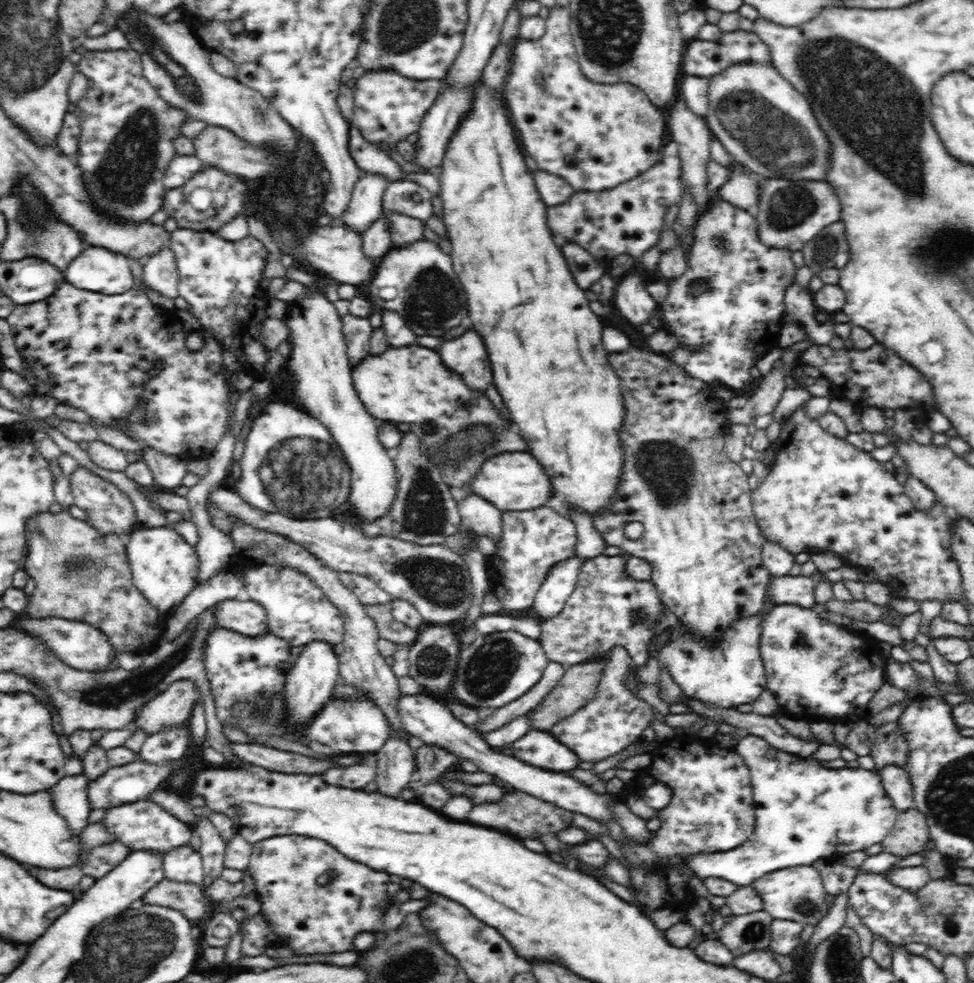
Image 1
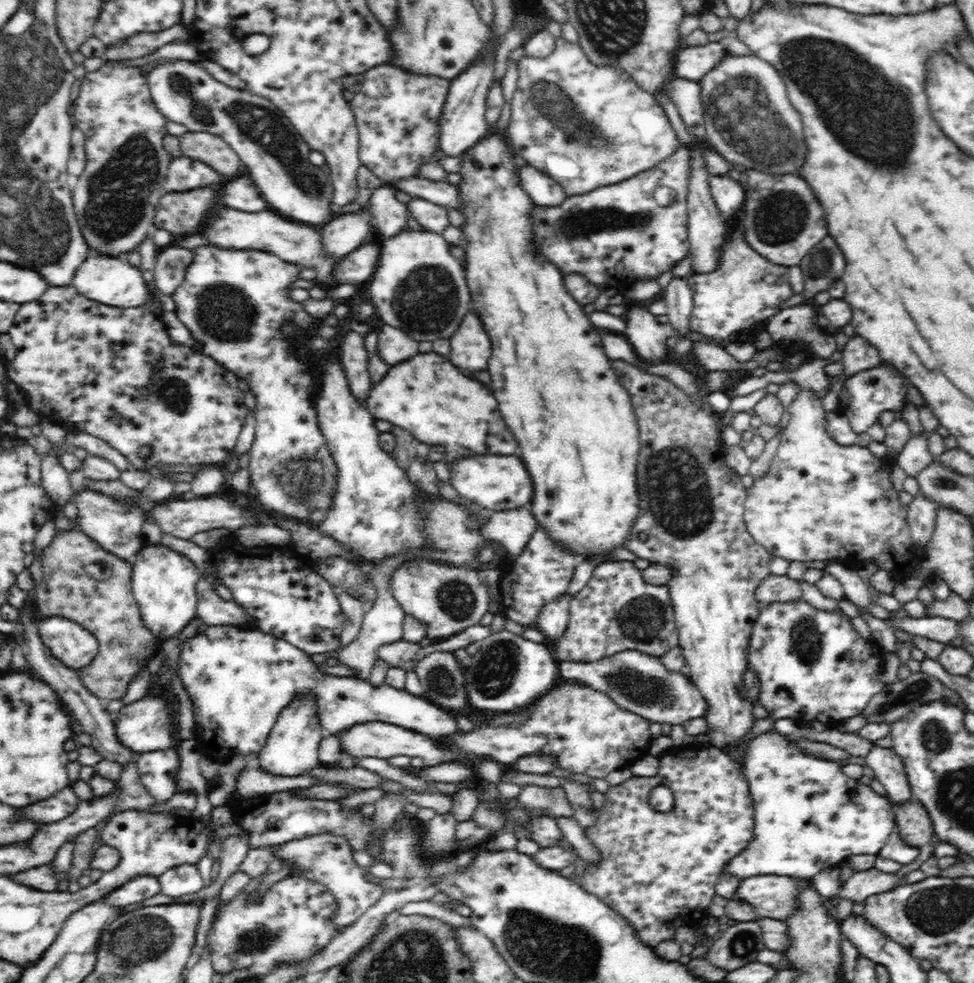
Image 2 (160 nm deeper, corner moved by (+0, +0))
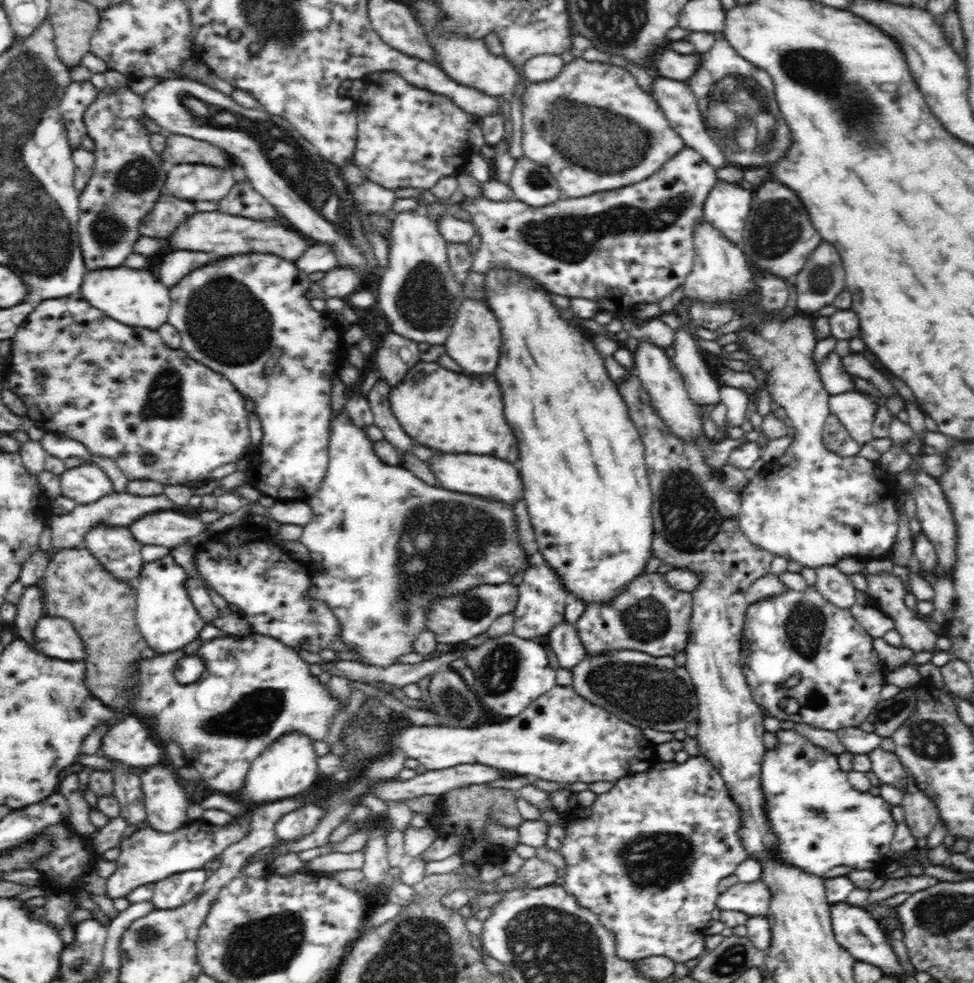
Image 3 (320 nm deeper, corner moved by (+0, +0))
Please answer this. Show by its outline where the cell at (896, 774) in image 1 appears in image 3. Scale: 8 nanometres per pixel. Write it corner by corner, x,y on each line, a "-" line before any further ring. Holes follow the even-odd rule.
878,747
867,755
872,763
872,771
882,783
893,784
905,792
917,790
917,788
908,781
908,776
910,776
909,771
901,763
901,760
895,753

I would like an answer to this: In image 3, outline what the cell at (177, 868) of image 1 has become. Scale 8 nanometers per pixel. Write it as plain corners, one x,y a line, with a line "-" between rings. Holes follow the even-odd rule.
203,869
173,874
155,883
151,901
155,909
179,908
202,892
206,880
206,872

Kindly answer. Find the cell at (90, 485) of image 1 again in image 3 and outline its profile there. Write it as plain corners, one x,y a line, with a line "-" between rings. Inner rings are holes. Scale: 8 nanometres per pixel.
97,525
89,531
83,545
91,552
91,555
114,577
122,582
130,582
132,578
139,578
143,561
140,550
142,544
130,533
128,527
108,527
108,525

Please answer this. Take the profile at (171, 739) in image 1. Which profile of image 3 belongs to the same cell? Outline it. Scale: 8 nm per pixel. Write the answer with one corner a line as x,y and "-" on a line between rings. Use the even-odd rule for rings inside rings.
152,764
140,780
150,827
158,832
174,832
192,822
186,813
186,793
170,764

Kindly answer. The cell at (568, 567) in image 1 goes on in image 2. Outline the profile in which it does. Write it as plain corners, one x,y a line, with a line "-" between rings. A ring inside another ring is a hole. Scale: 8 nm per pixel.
566,592
556,602
546,604
542,608
542,612
538,614
537,626
544,632
549,642
558,640
562,636
562,632
566,630
570,600
571,598

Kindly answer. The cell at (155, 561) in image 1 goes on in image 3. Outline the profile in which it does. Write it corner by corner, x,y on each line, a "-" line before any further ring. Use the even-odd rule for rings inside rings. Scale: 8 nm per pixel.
170,553
163,558
144,563
135,588
137,627
156,654
177,654
180,648
194,642
207,624
193,605
185,582
188,573
176,562

